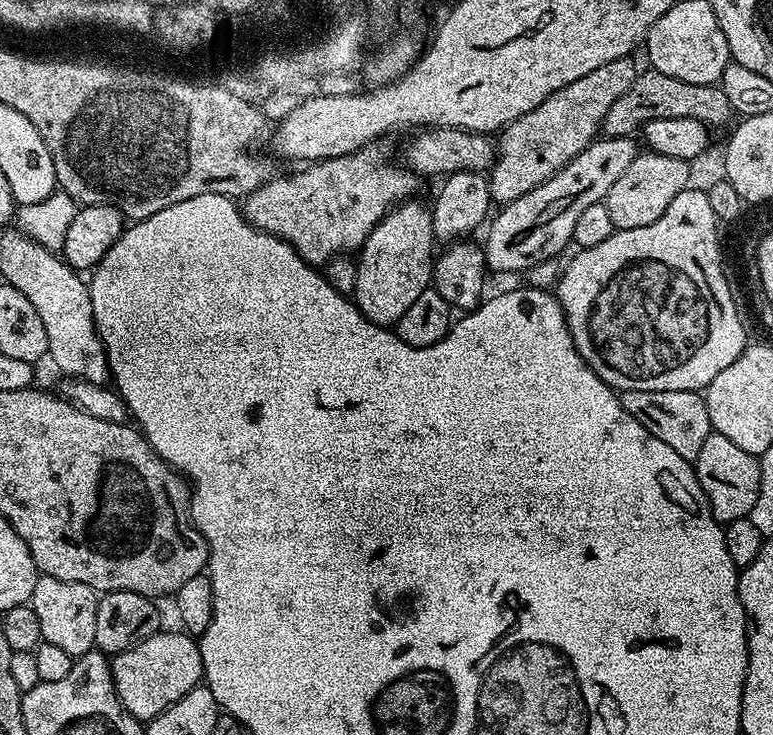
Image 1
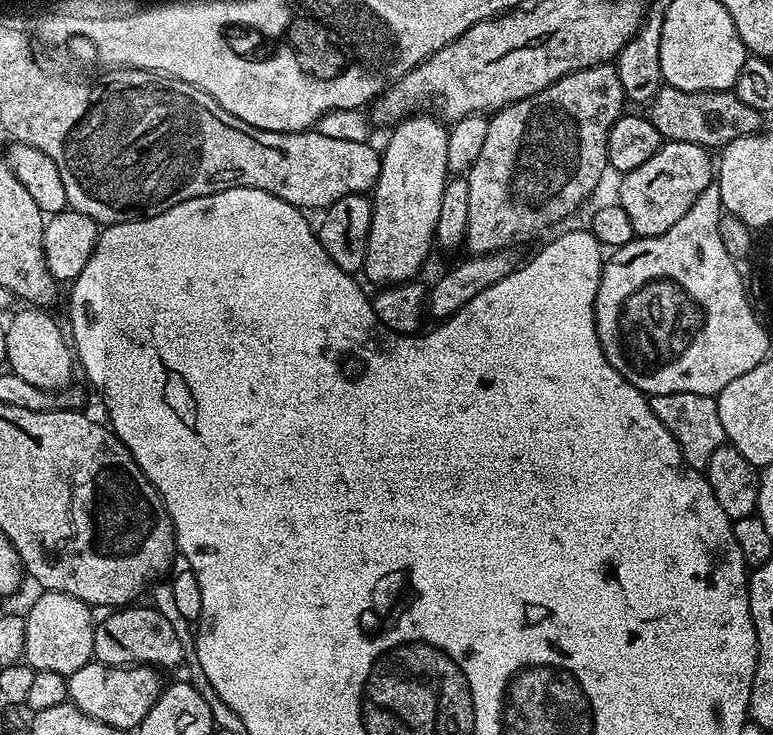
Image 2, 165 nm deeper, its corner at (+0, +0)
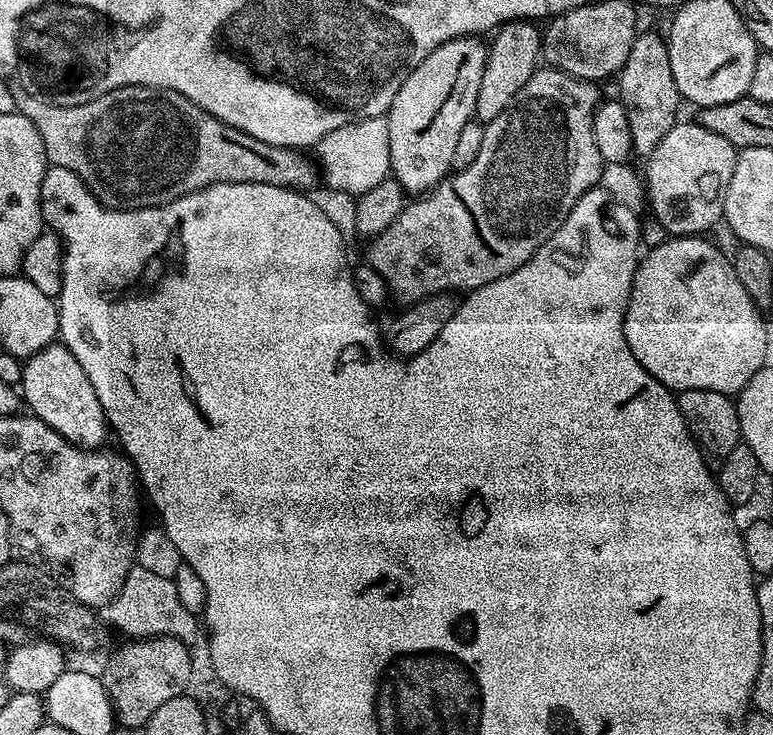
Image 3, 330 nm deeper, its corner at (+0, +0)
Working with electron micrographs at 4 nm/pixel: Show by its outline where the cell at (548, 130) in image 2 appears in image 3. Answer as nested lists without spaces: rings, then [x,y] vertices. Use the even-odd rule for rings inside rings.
[[[551,66],[537,67],[530,82],[526,82],[526,86],[522,86],[522,90],[518,90],[518,94],[514,94],[510,106],[506,106],[506,110],[502,110],[502,114],[498,114],[498,118],[484,124],[482,146],[478,149],[478,155],[474,157],[474,162],[470,162],[470,166],[453,171],[435,188],[417,195],[413,199],[416,200],[413,204],[412,201],[405,203],[404,208],[390,223],[390,226],[386,226],[377,236],[371,237],[369,244],[372,245],[368,248],[367,263],[372,264],[374,270],[378,270],[378,274],[382,274],[393,301],[401,300],[401,305],[407,306],[439,292],[467,294],[474,288],[486,286],[490,282],[518,270],[518,266],[525,264],[547,242],[550,234],[554,234],[554,230],[558,230],[558,226],[562,226],[562,222],[566,222],[566,218],[570,214],[570,210],[574,210],[578,198],[582,198],[582,194],[586,194],[591,188],[595,188],[601,183],[605,162],[598,154],[598,142],[594,142],[594,114],[596,107],[602,102],[602,95],[600,96],[600,92],[596,88],[599,87],[591,80],[579,80]]]

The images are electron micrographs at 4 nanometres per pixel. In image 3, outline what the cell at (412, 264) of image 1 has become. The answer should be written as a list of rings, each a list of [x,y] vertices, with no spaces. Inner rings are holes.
[[[459,36],[435,48],[398,86],[394,102],[386,113],[390,134],[391,175],[408,194],[423,194],[436,187],[453,171],[452,159],[458,142],[458,133],[473,119],[478,100],[478,85],[482,83],[482,70],[488,57],[488,49],[483,39],[474,36]]]

